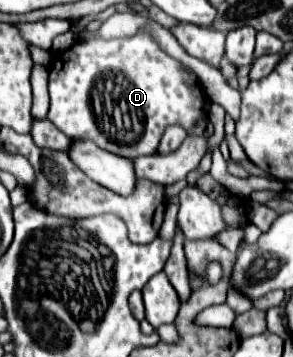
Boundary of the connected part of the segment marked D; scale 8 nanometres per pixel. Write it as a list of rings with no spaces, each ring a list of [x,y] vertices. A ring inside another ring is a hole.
[[[146,31],[122,39],[80,39],[70,49],[56,53],[48,71],[48,119],[70,139],[90,139],[126,159],[154,155],[166,127],[182,125],[188,131],[210,111],[204,91],[188,85],[192,73],[162,51]]]

